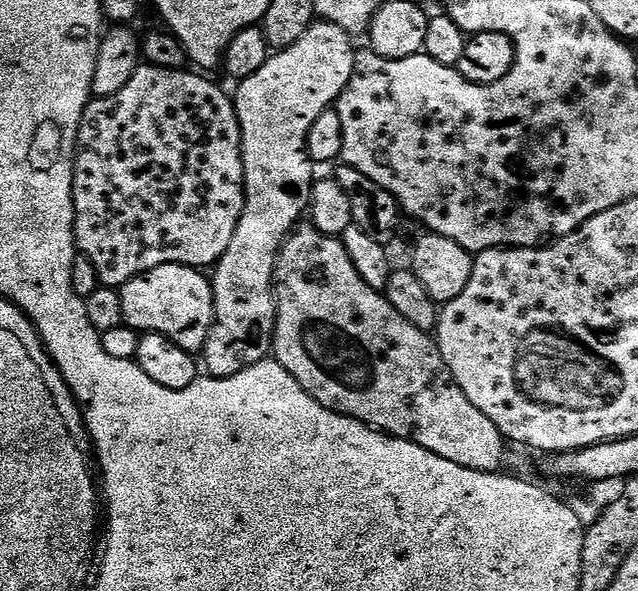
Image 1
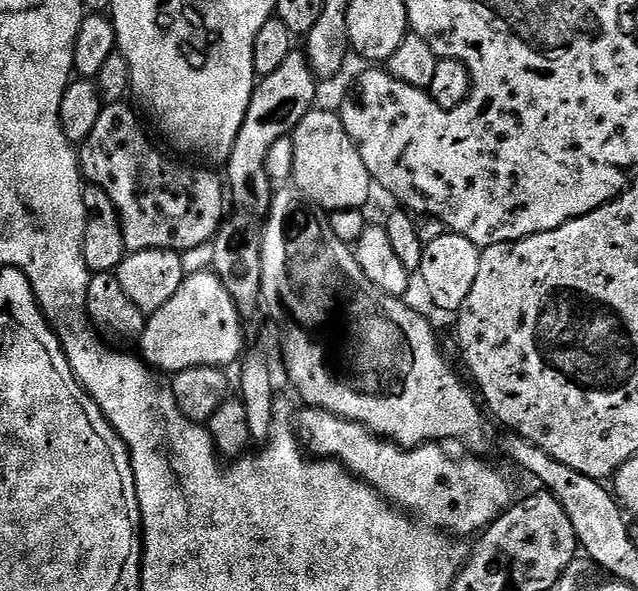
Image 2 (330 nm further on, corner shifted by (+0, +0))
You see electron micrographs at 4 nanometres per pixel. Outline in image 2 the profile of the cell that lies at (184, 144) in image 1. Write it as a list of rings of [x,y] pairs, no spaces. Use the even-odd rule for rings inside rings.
[[[105,104],[90,138],[78,148],[85,181],[102,189],[118,210],[125,249],[141,252],[165,248],[183,253],[211,241],[226,219],[226,188],[221,177],[219,180],[204,168],[164,160],[144,133],[135,110],[126,105]]]

